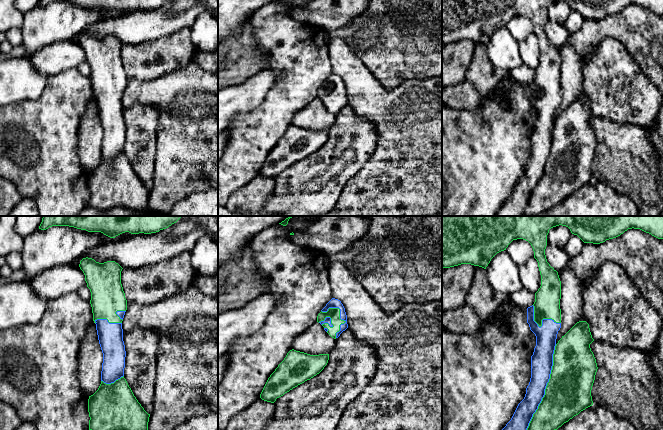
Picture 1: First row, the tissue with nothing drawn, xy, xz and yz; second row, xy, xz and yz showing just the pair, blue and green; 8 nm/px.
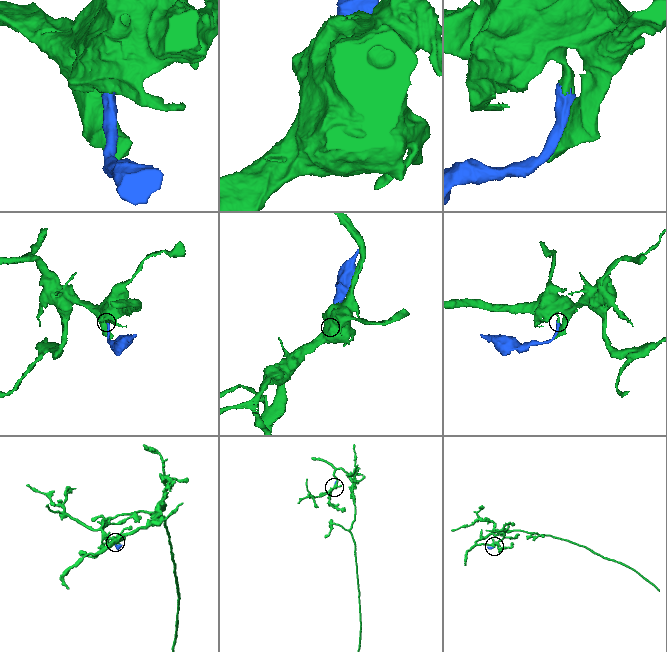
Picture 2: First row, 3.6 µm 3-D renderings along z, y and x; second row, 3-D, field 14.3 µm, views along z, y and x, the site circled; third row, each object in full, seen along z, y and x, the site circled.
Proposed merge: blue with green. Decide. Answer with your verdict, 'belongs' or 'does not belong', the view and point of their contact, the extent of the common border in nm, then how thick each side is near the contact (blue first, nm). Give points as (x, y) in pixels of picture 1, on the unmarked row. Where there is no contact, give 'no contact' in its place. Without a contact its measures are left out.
belongs; contact yz (544, 168); length 800 nm; calibres 180 and 360 nm

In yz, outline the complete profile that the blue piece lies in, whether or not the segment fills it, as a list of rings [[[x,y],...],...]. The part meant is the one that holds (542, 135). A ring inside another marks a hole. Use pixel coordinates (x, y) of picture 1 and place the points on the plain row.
[[[442,0],[442,44],[471,40],[486,45],[497,29],[506,26],[517,15],[531,20],[538,38],[541,62],[535,69],[534,80],[527,84],[527,99],[536,112],[531,132],[531,154],[524,175],[496,216],[540,215],[593,181],[591,166],[598,143],[590,124],[594,115],[589,100],[577,98],[556,117],[561,104],[561,57],[558,48],[547,38],[545,25],[549,6],[559,1],[568,3],[584,19],[600,20],[632,4],[663,15],[663,0]]]

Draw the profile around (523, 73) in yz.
[[[523,64],[511,70],[509,76],[513,80],[528,84],[534,80],[535,70]]]

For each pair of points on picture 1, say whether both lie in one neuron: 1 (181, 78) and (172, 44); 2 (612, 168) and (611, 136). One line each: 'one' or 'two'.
1: two
2: one

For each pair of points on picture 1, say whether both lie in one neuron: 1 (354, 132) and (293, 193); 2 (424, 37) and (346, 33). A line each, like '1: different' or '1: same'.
1: same
2: same

